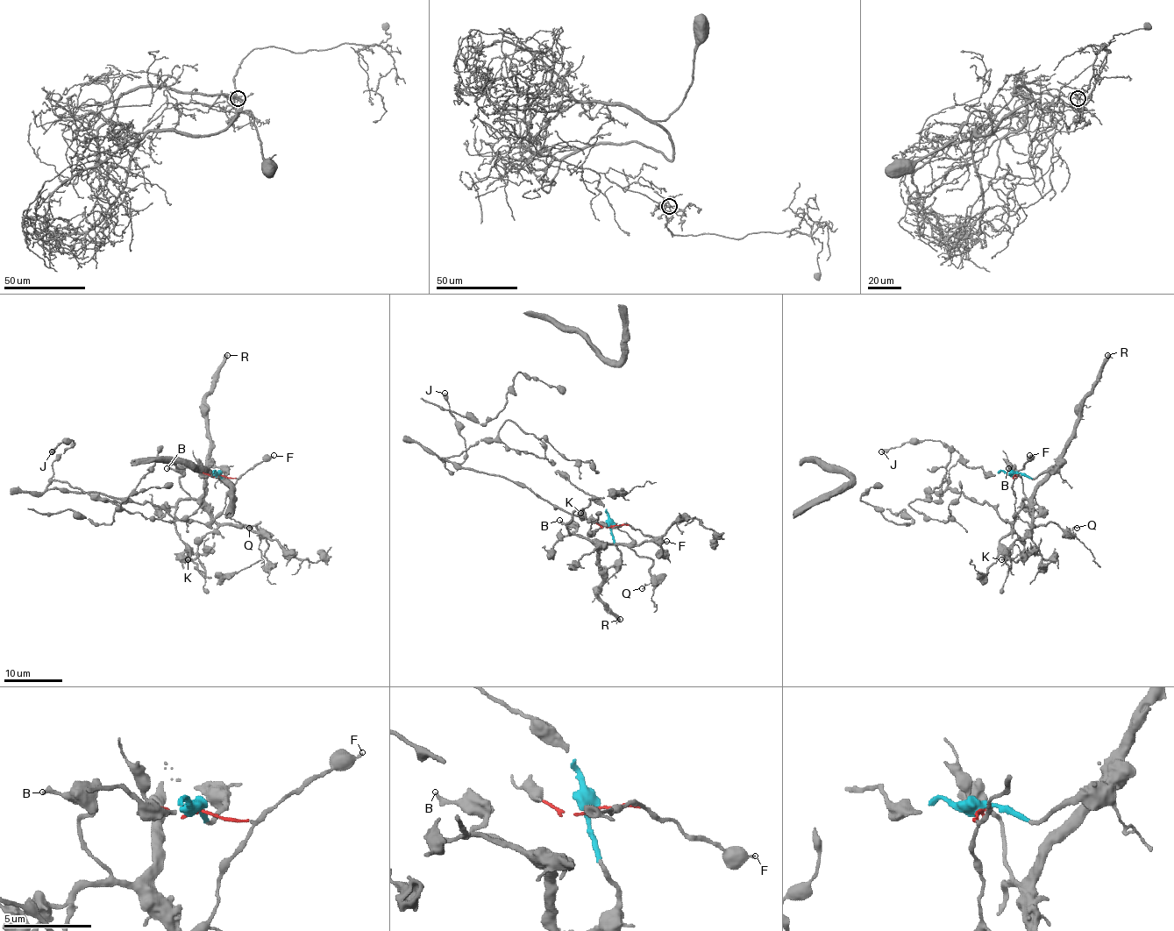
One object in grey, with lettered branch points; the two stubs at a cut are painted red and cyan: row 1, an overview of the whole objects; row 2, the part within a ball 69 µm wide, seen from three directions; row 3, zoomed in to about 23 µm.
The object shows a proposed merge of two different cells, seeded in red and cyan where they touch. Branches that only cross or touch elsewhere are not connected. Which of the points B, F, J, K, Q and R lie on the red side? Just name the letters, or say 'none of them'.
F, J

